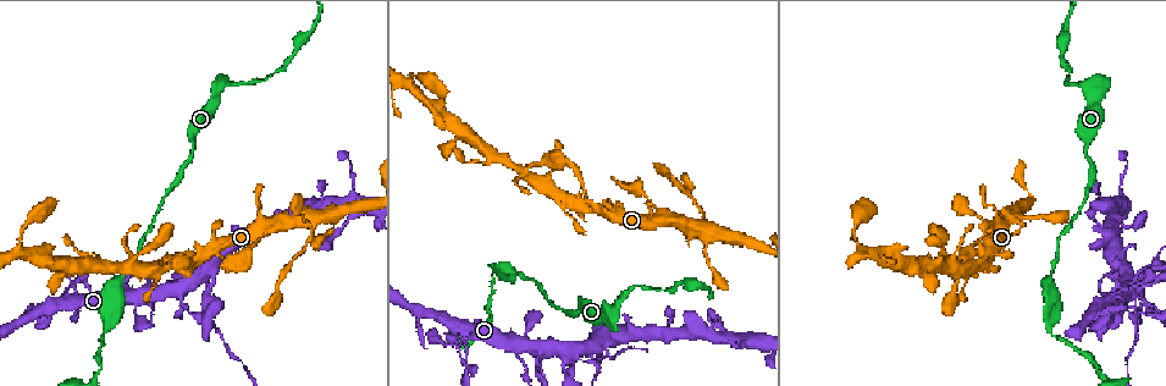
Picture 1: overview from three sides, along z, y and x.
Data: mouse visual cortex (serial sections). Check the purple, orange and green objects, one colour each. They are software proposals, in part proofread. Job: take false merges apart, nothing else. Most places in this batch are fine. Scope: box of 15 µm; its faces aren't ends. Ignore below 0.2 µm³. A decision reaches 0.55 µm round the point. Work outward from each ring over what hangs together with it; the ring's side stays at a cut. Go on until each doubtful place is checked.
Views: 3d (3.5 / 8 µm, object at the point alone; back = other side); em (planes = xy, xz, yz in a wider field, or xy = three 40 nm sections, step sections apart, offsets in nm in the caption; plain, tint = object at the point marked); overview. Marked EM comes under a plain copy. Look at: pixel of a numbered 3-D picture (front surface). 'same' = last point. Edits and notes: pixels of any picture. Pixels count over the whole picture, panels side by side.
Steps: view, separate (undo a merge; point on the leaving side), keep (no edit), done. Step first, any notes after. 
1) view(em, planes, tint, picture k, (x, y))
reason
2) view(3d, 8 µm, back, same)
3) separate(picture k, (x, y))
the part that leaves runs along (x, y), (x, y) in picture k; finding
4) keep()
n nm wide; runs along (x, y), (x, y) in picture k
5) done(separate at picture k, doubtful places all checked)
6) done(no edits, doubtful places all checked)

view(3d, 3.5 µm, picture 1, (312, 224))

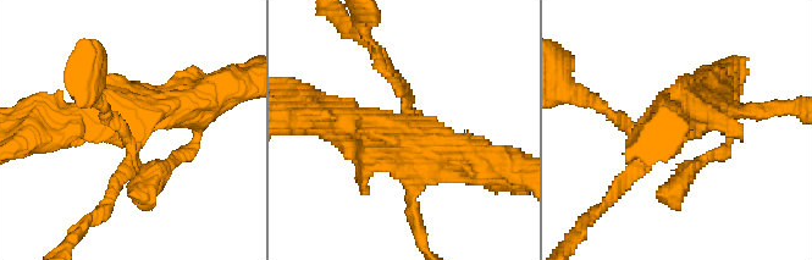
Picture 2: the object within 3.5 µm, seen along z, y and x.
view(em, xy, step 5, tint, picture 2, (404, 127))

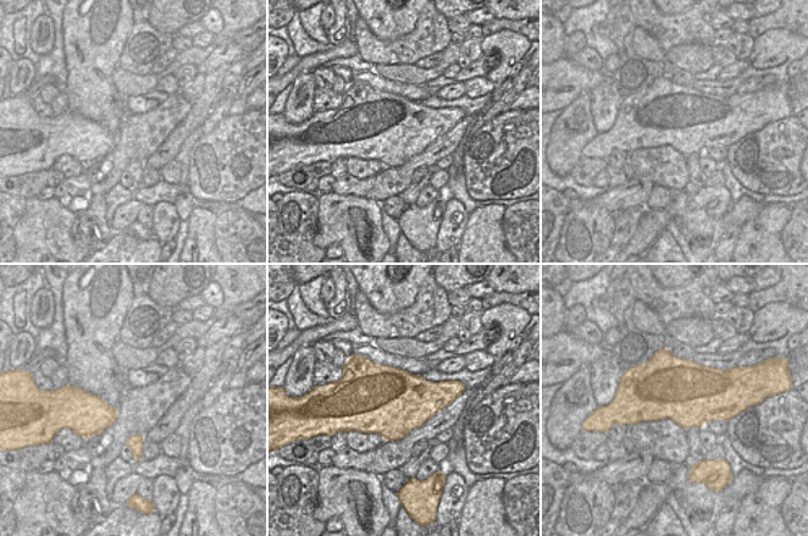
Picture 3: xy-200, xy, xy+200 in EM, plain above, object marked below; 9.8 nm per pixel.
separate(picture 2, (393, 76))
the part that leaves runs along (408, 109), (381, 53), (359, 37) in picture 2; a second cell is stuck on

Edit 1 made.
view(overview)

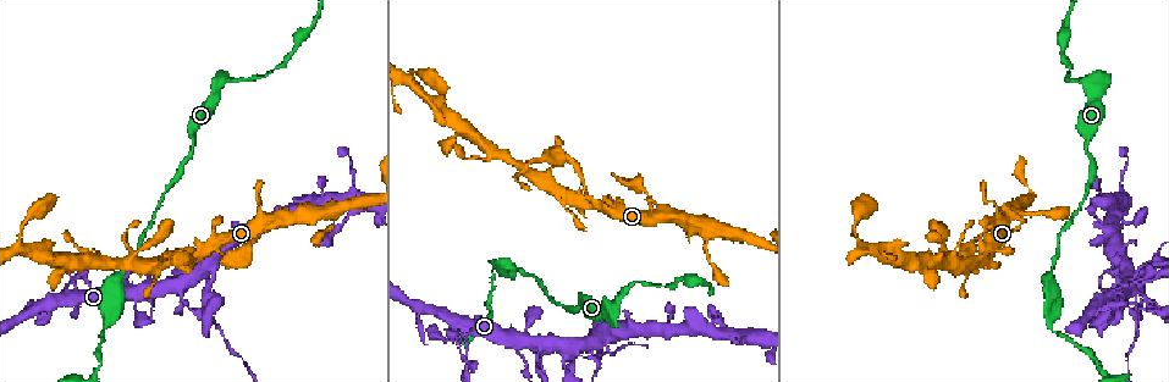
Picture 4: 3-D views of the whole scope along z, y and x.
view(3d, 3.5 µm, picture 4, (1141, 274))

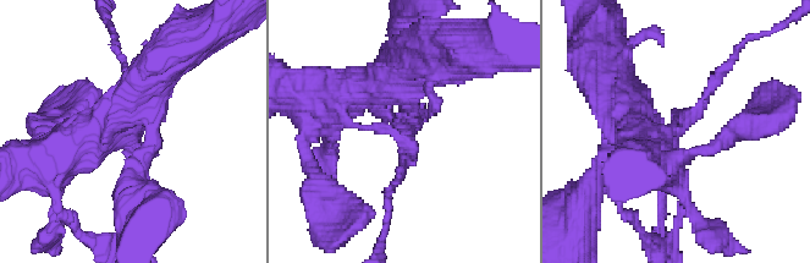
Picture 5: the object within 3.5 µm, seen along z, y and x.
view(em, xy, step 3, tint, picture 5, (680, 122))
3 arms; arms of 100, 150, 250 nm

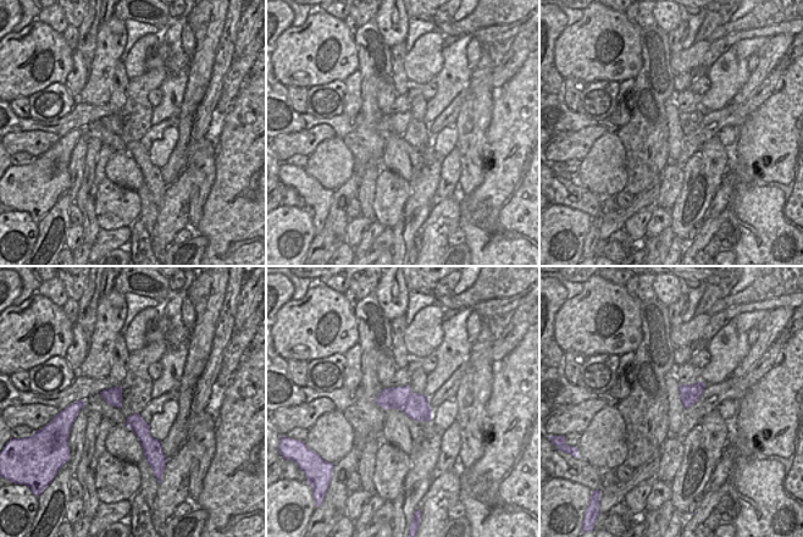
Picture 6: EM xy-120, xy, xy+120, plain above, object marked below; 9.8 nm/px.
separate(picture 5, (700, 105))
the part that leaves runs along (372, 130), (401, 132), (420, 114) in picture 5; a second cell is stuck on

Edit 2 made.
view(3d, 3.5 µm, picture 4, (102, 332))
a narrow waist

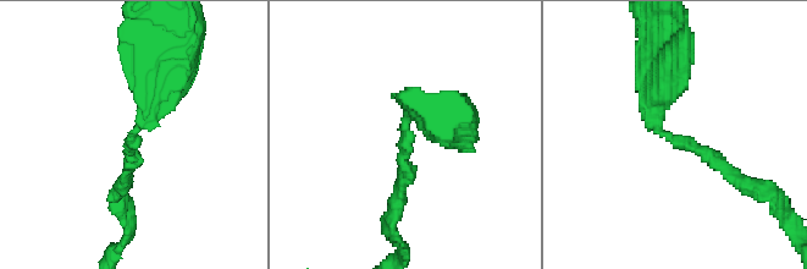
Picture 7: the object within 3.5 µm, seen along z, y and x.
view(em, xy, step 5, tint, picture 7, (670, 134))

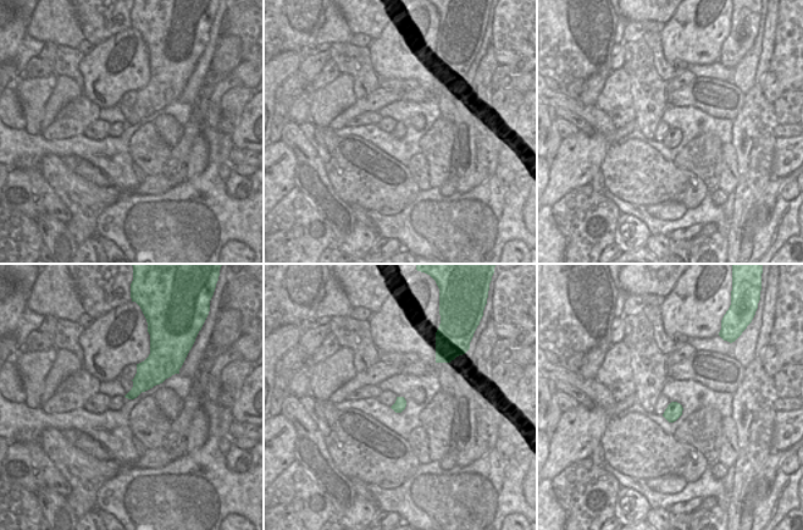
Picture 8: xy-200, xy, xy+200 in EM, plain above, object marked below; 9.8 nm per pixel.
keep()
runs along (662, 75), (658, 127), (734, 176) in picture 7; continuous, no second cell

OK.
done(separate at picture 2, separate at picture 5, doubtful places all checked)

